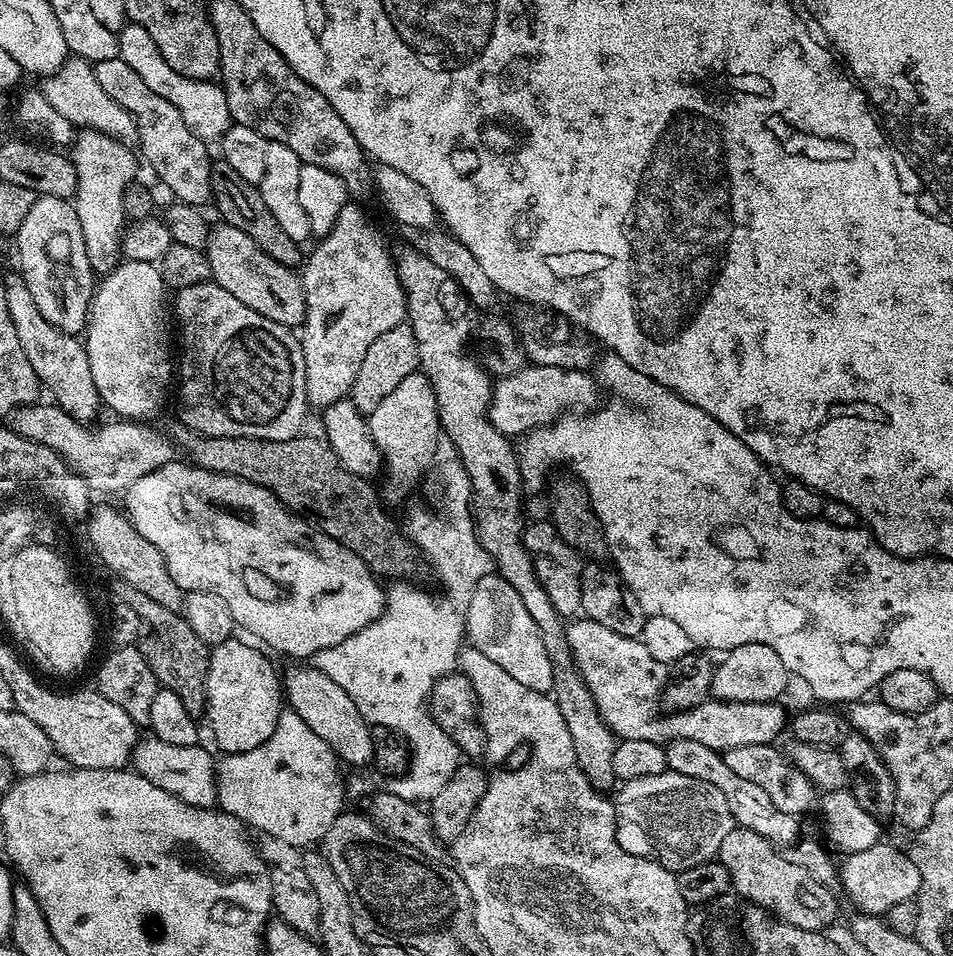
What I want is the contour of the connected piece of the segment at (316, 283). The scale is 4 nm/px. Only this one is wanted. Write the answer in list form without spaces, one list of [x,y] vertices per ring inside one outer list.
[[[349,202],[344,205],[334,226],[319,237],[317,244],[320,245],[309,256],[307,253],[302,264],[306,310],[299,342],[306,366],[308,402],[317,410],[329,408],[351,393],[358,366],[362,366],[362,358],[366,358],[366,350],[370,350],[374,338],[378,338],[378,334],[386,334],[386,330],[394,330],[394,326],[406,320],[406,297],[396,273],[393,253],[388,253],[375,222],[356,204],[359,203]]]

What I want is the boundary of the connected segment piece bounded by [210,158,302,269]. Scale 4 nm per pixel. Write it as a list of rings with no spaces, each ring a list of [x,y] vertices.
[[[216,158],[213,159],[210,170],[210,186],[212,187],[211,203],[216,204],[217,210],[220,211],[219,219],[223,223],[233,224],[238,230],[250,234],[250,238],[254,238],[257,246],[266,254],[270,254],[270,258],[274,258],[274,262],[282,262],[282,266],[290,269],[295,269],[301,263],[301,241],[290,238],[290,234],[286,234],[286,230],[282,230],[282,226],[278,226],[274,214],[270,214],[266,202],[262,202],[262,194],[257,185],[246,182],[246,178],[239,176],[225,160]]]

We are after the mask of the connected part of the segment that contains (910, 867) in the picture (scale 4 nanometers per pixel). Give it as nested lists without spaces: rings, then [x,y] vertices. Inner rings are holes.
[[[881,842],[870,846],[870,850],[862,850],[858,854],[844,856],[844,865],[840,868],[840,884],[844,892],[857,904],[859,911],[865,916],[883,917],[884,912],[904,904],[915,897],[920,890],[918,866],[914,866],[911,855],[892,844]]]

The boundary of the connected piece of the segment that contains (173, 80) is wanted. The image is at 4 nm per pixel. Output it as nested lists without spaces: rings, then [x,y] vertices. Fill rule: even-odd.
[[[125,23],[118,35],[119,60],[126,62],[126,66],[131,66],[138,74],[138,78],[142,78],[142,82],[146,82],[150,90],[154,90],[154,94],[166,98],[166,102],[170,102],[170,106],[174,106],[174,110],[182,114],[182,122],[186,122],[186,126],[190,126],[190,130],[194,130],[196,136],[205,142],[212,142],[223,136],[232,120],[232,115],[226,106],[226,94],[219,83],[195,80],[178,74],[178,70],[174,70],[174,66],[170,66],[170,62],[162,58],[158,46],[154,46],[154,38],[150,38],[150,34],[141,24]]]

